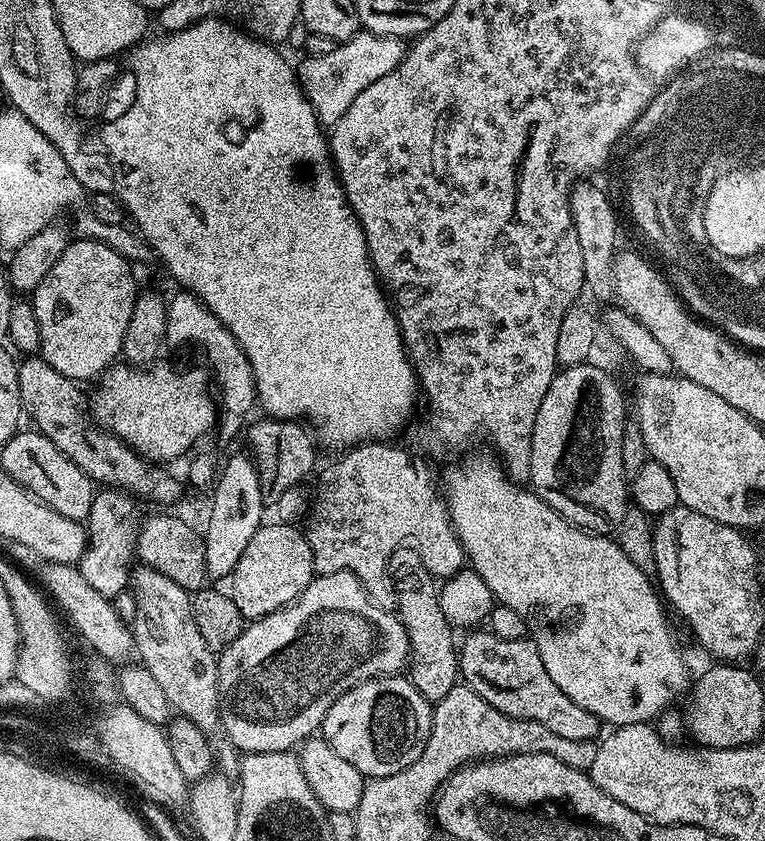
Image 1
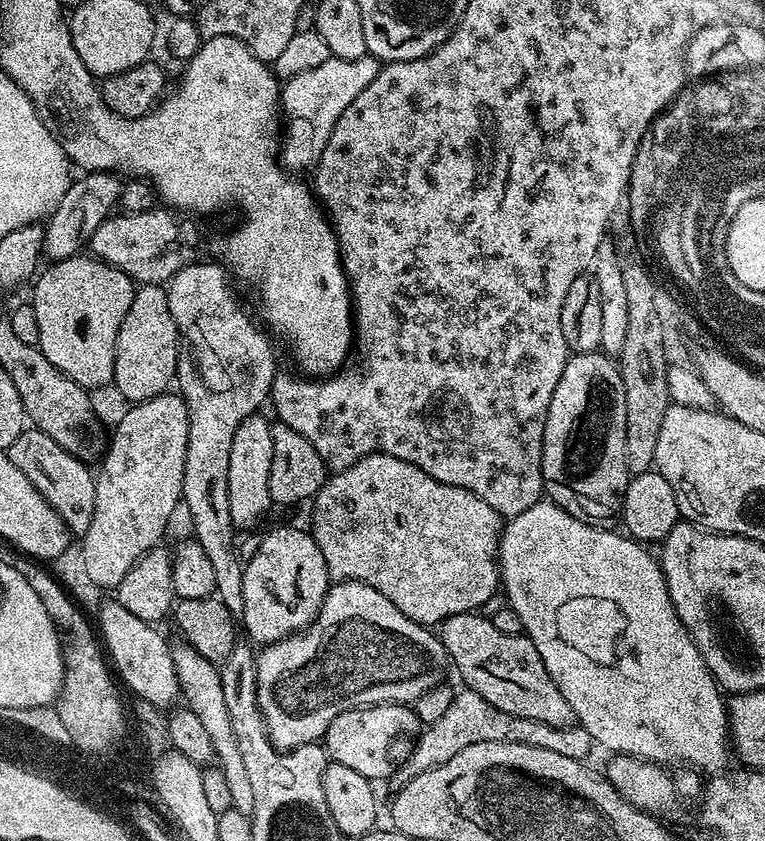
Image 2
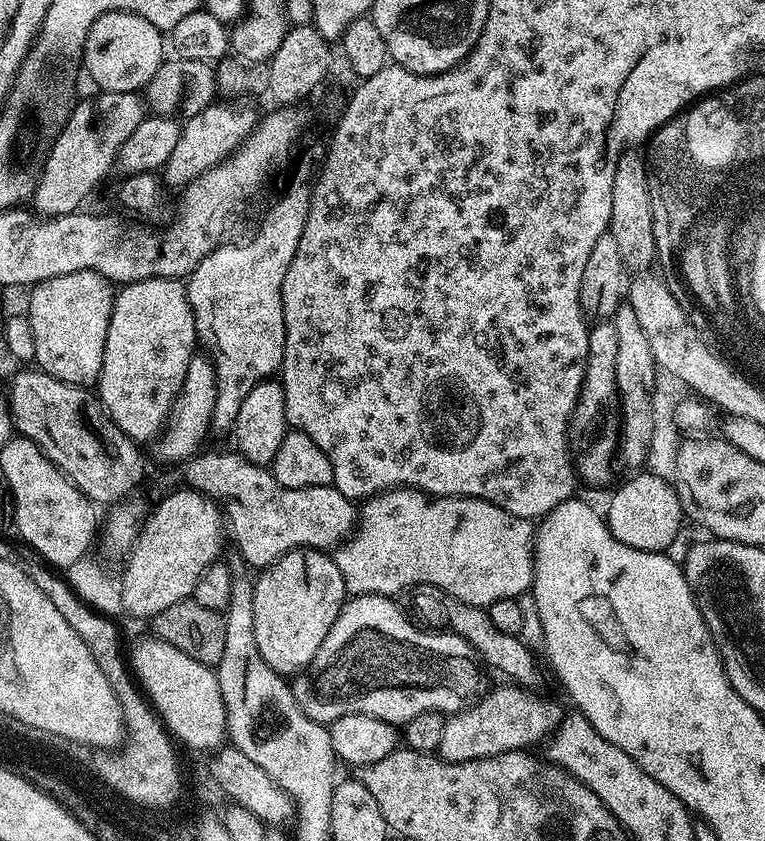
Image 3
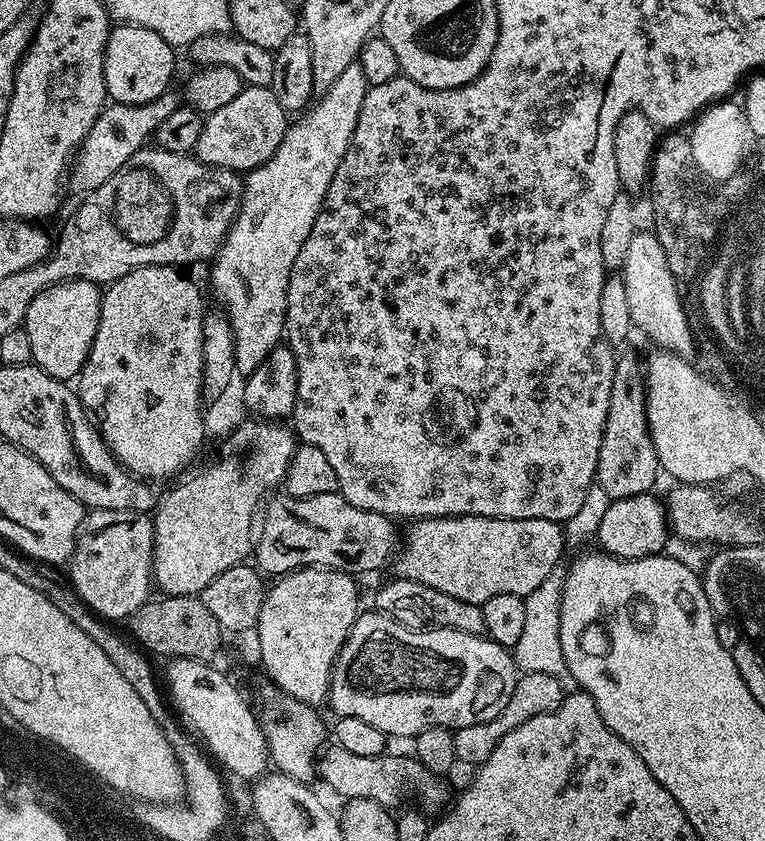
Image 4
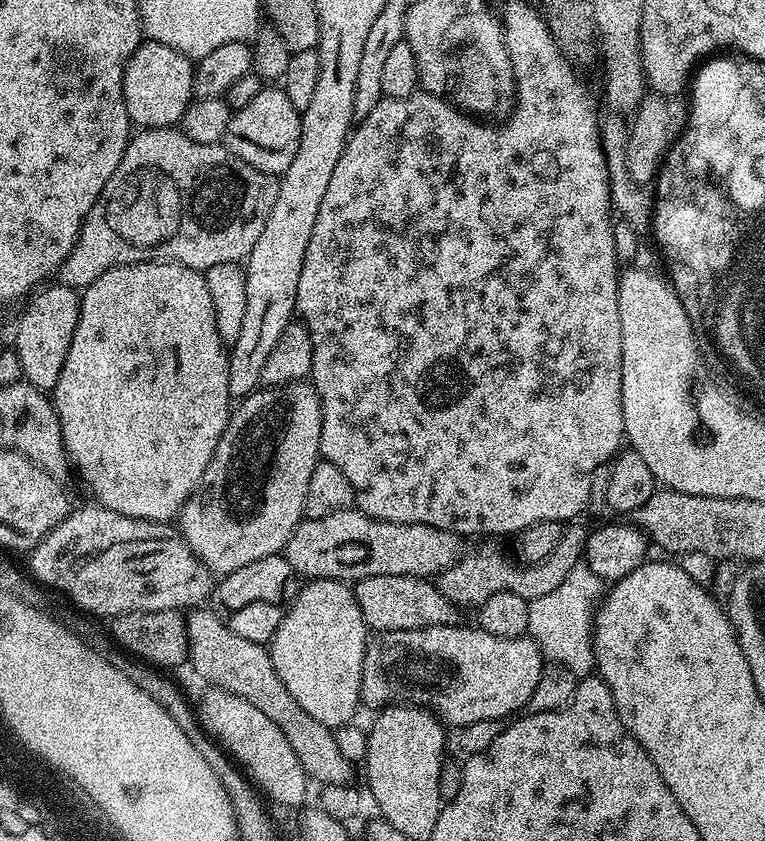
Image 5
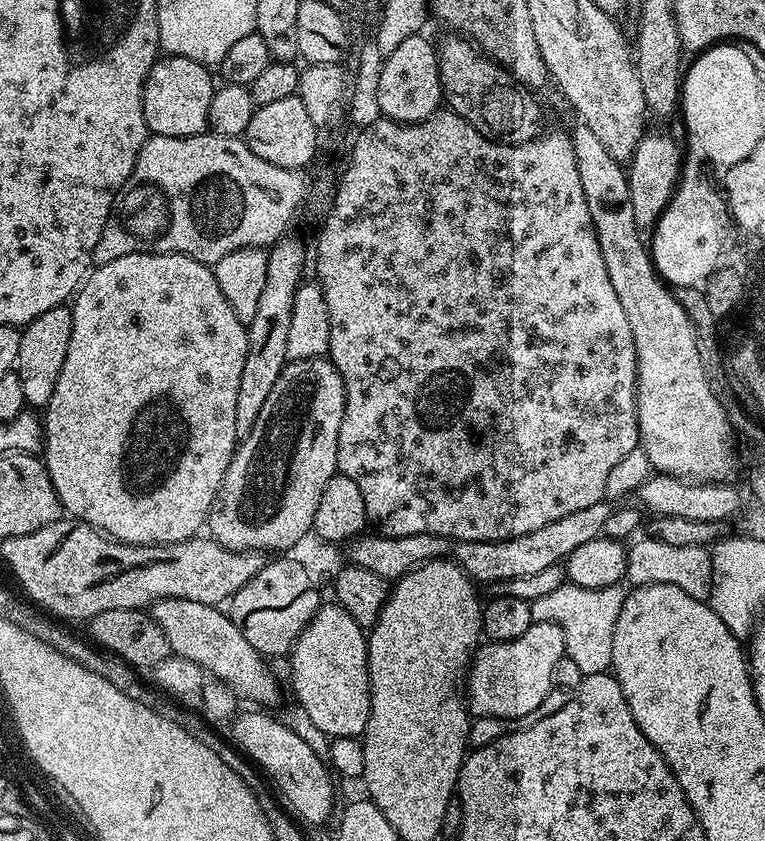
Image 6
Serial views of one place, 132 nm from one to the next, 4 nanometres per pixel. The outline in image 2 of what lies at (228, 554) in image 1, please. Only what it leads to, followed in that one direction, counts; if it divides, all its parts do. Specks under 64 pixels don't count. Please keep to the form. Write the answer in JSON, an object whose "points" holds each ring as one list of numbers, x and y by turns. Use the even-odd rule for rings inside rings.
{"points":[[257,414,246,418,242,426,238,426,234,434,234,442,230,446,230,518,233,529,252,528,259,522,260,516,273,507,270,498,270,462,274,458,274,438,272,424]]}

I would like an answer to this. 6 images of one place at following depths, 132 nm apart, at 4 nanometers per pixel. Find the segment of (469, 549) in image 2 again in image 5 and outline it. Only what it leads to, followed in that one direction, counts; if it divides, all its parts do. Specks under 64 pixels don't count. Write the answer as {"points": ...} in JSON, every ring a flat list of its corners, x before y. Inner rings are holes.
{"points":[[580,522,569,523,562,538,558,538,558,546,554,546,550,558,546,558,542,564,525,566,511,559,508,561,496,548,469,551,453,568,440,573,438,587,442,590,442,594,446,594,446,598,450,598,450,602,459,604,464,610,479,609,480,604,486,602,486,598,503,592,519,594,529,601,542,598,542,594,550,594,550,590,555,590,566,579,566,574,570,574,570,570,574,570,574,566,584,560,584,547,588,541,588,534,589,529,583,528]]}

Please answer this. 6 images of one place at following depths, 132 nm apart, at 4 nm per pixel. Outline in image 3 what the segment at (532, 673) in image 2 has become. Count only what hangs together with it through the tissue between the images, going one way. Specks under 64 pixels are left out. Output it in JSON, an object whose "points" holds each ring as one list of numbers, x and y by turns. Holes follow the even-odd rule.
{"points":[[419,584,411,596,413,606,420,611,421,618,425,620,423,623,429,629,452,632,455,636,462,637,471,646,473,653,481,661,484,659,504,679,501,681,524,690,535,689,533,687,540,680,540,668,532,657,533,649,521,637,502,634,502,630,497,630,485,609,463,604,461,600,454,598,454,594,429,584]]}

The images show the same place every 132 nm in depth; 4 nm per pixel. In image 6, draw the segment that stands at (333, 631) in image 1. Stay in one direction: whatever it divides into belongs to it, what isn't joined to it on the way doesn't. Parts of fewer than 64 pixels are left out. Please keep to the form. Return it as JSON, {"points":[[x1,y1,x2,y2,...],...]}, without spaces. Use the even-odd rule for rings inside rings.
{"points":[[533,622,530,630,522,634,522,638,510,642,481,643,476,649,471,665,466,675,466,703,476,716,501,716,507,720,519,720,520,717,530,714,530,710,538,710,542,698,552,685,554,666,564,657,564,639,562,630,557,624,541,624]]}

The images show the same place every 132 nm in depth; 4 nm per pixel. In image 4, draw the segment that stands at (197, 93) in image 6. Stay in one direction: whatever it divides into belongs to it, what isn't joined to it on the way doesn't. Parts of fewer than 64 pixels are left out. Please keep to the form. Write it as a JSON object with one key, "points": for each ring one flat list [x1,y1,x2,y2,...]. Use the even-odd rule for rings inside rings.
{"points":[[117,23,108,33,104,51,104,77,108,100,117,104,145,104,154,102,169,91,172,75,176,72,176,56,171,44,167,44,154,30,146,30,137,24]]}

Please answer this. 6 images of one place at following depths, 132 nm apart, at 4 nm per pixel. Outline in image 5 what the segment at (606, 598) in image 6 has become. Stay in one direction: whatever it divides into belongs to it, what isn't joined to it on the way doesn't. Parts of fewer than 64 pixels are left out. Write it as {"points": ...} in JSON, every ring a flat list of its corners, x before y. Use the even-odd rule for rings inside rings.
{"points":[[581,562,574,566,574,570,570,570,570,574,566,574,566,579,555,590,550,590,550,594,542,594,542,598,528,601,530,606,528,636,540,647,540,653,544,655,545,661,566,666,566,670,570,670,570,674,577,678,593,675,596,659,592,649,592,621,598,601,605,592,605,581,600,580,598,574,594,574,594,570,590,570,587,562]]}

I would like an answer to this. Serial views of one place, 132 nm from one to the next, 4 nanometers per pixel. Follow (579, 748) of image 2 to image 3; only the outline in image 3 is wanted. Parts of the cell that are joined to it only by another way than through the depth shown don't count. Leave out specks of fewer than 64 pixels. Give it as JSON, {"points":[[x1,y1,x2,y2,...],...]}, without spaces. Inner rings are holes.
{"points":[[500,686,493,692,488,692,484,697,463,708,461,712,451,713,446,719,446,731,442,733,442,742,438,749,441,760,450,764,461,764,470,762,478,758,487,756,497,756,503,752,519,752,531,749,531,744,536,744,539,740,547,741,560,728,566,715,565,709,562,710,556,704,551,704,548,700,542,700,523,690,518,686]]}

